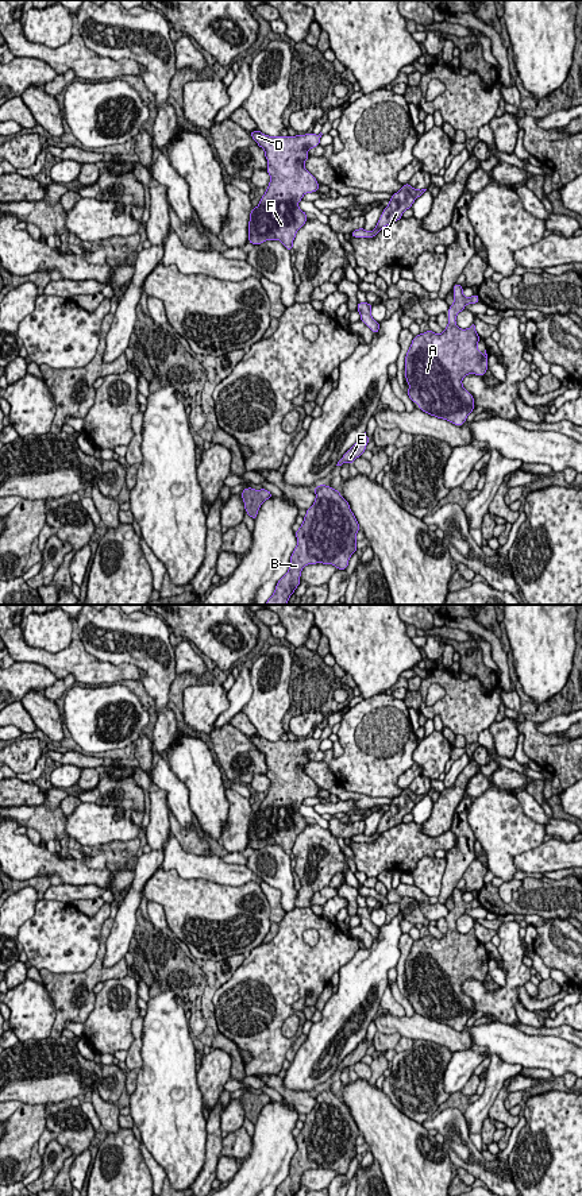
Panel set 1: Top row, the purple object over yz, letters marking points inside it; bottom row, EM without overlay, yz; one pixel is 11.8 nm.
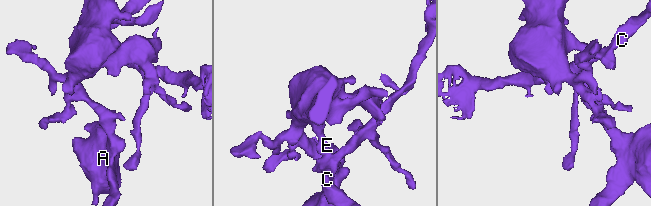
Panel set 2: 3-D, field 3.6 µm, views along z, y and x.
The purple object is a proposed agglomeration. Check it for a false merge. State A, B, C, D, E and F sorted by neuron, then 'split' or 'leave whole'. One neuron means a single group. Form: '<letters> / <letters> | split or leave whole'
A B D E F / C | split

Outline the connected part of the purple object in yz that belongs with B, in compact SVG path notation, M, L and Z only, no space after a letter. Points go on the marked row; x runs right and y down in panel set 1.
M319 485L313 491L316 499L294 532L297 547L290 556L289 570L278 580L266 605L288 605L305 566L323 563L346 570L350 556L356 552L356 533L361 528L350 504L331 486Z

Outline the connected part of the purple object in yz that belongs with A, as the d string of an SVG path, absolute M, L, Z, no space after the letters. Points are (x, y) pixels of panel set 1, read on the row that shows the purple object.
M459 283L454 285L452 292L454 304L448 308L448 324L443 333L438 335L429 329L413 337L405 356L405 379L409 385L408 397L423 412L455 425L463 425L474 409L474 398L463 387L462 379L467 374L483 377L487 370L487 354L486 350L482 354L477 347L481 337L475 332L474 324L467 329L460 329L455 323L456 315L467 304L477 304L479 301L478 294L466 298Z

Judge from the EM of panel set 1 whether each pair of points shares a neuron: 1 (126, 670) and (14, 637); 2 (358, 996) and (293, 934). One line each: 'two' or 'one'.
1: one
2: two

